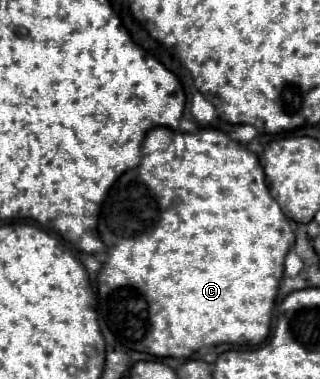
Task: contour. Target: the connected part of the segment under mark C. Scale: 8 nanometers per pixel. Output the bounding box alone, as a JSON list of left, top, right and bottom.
[99,128,295,358]

